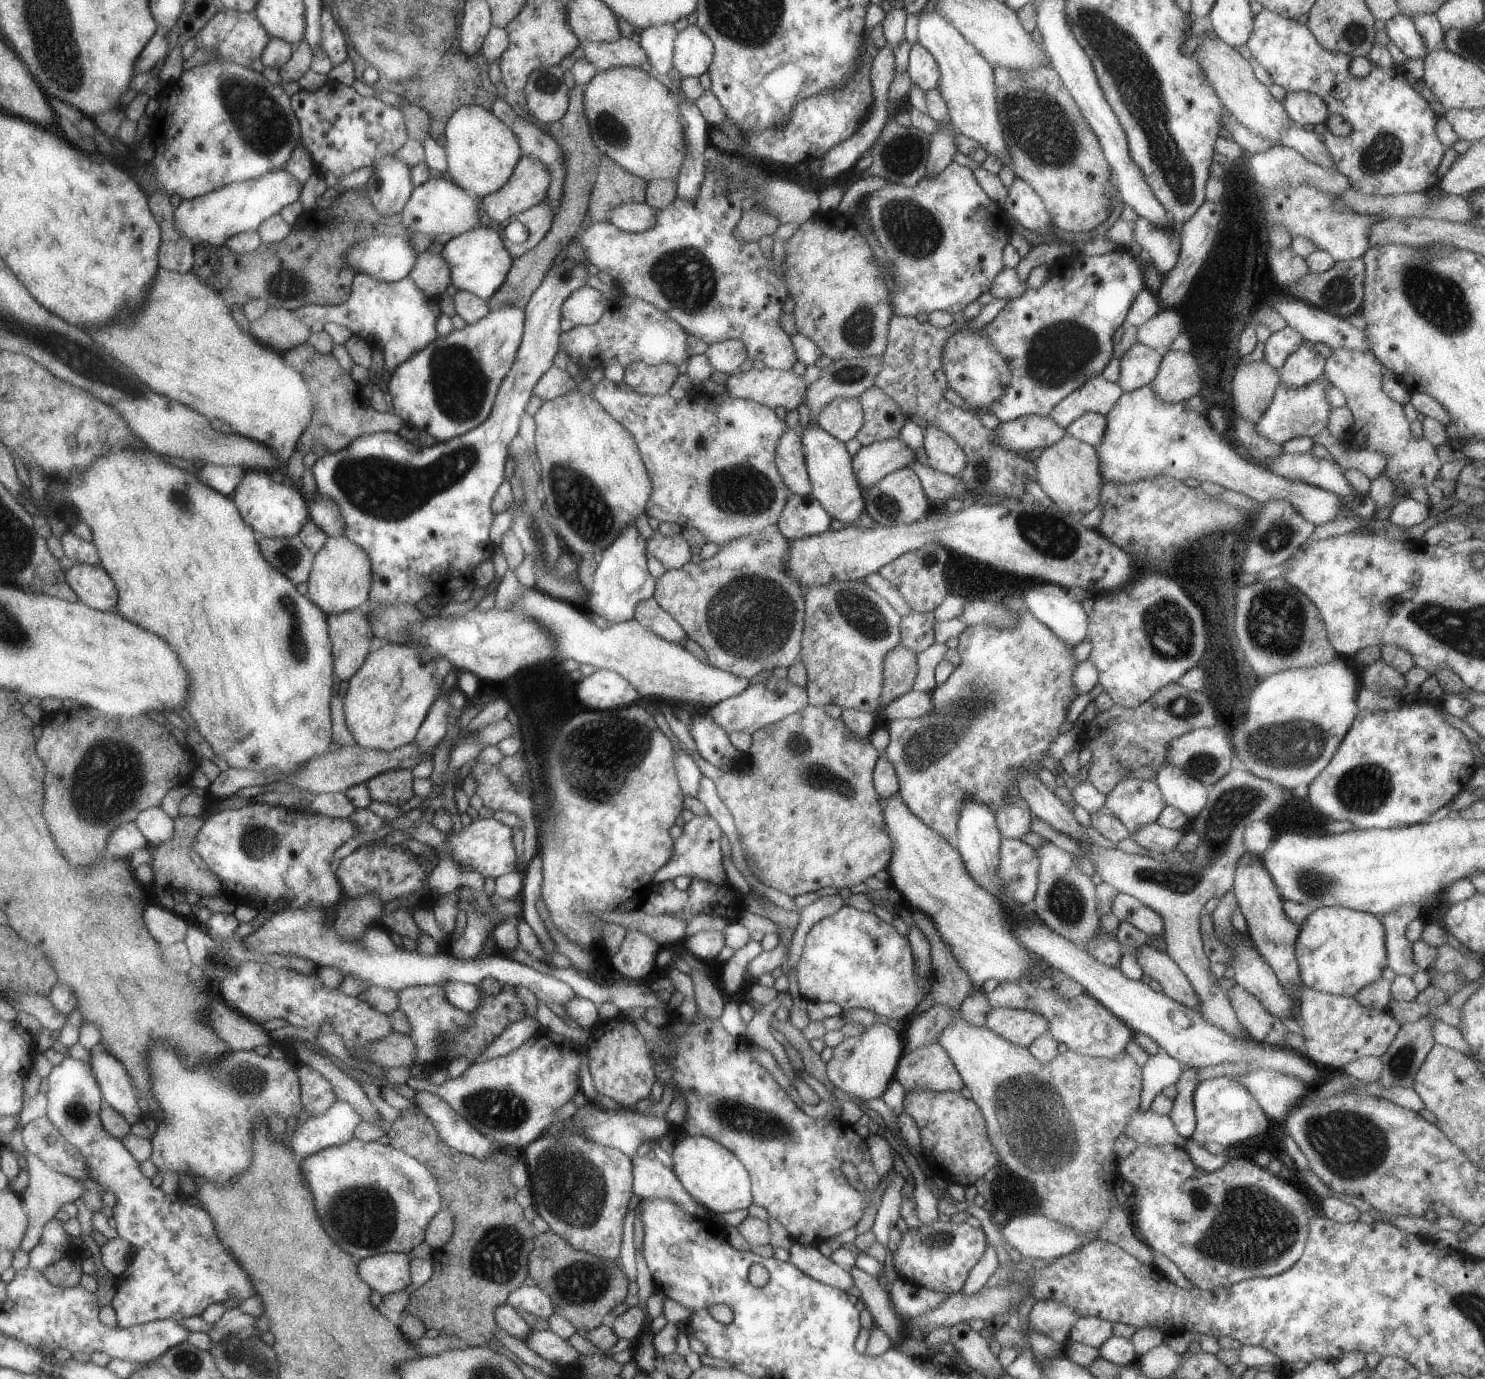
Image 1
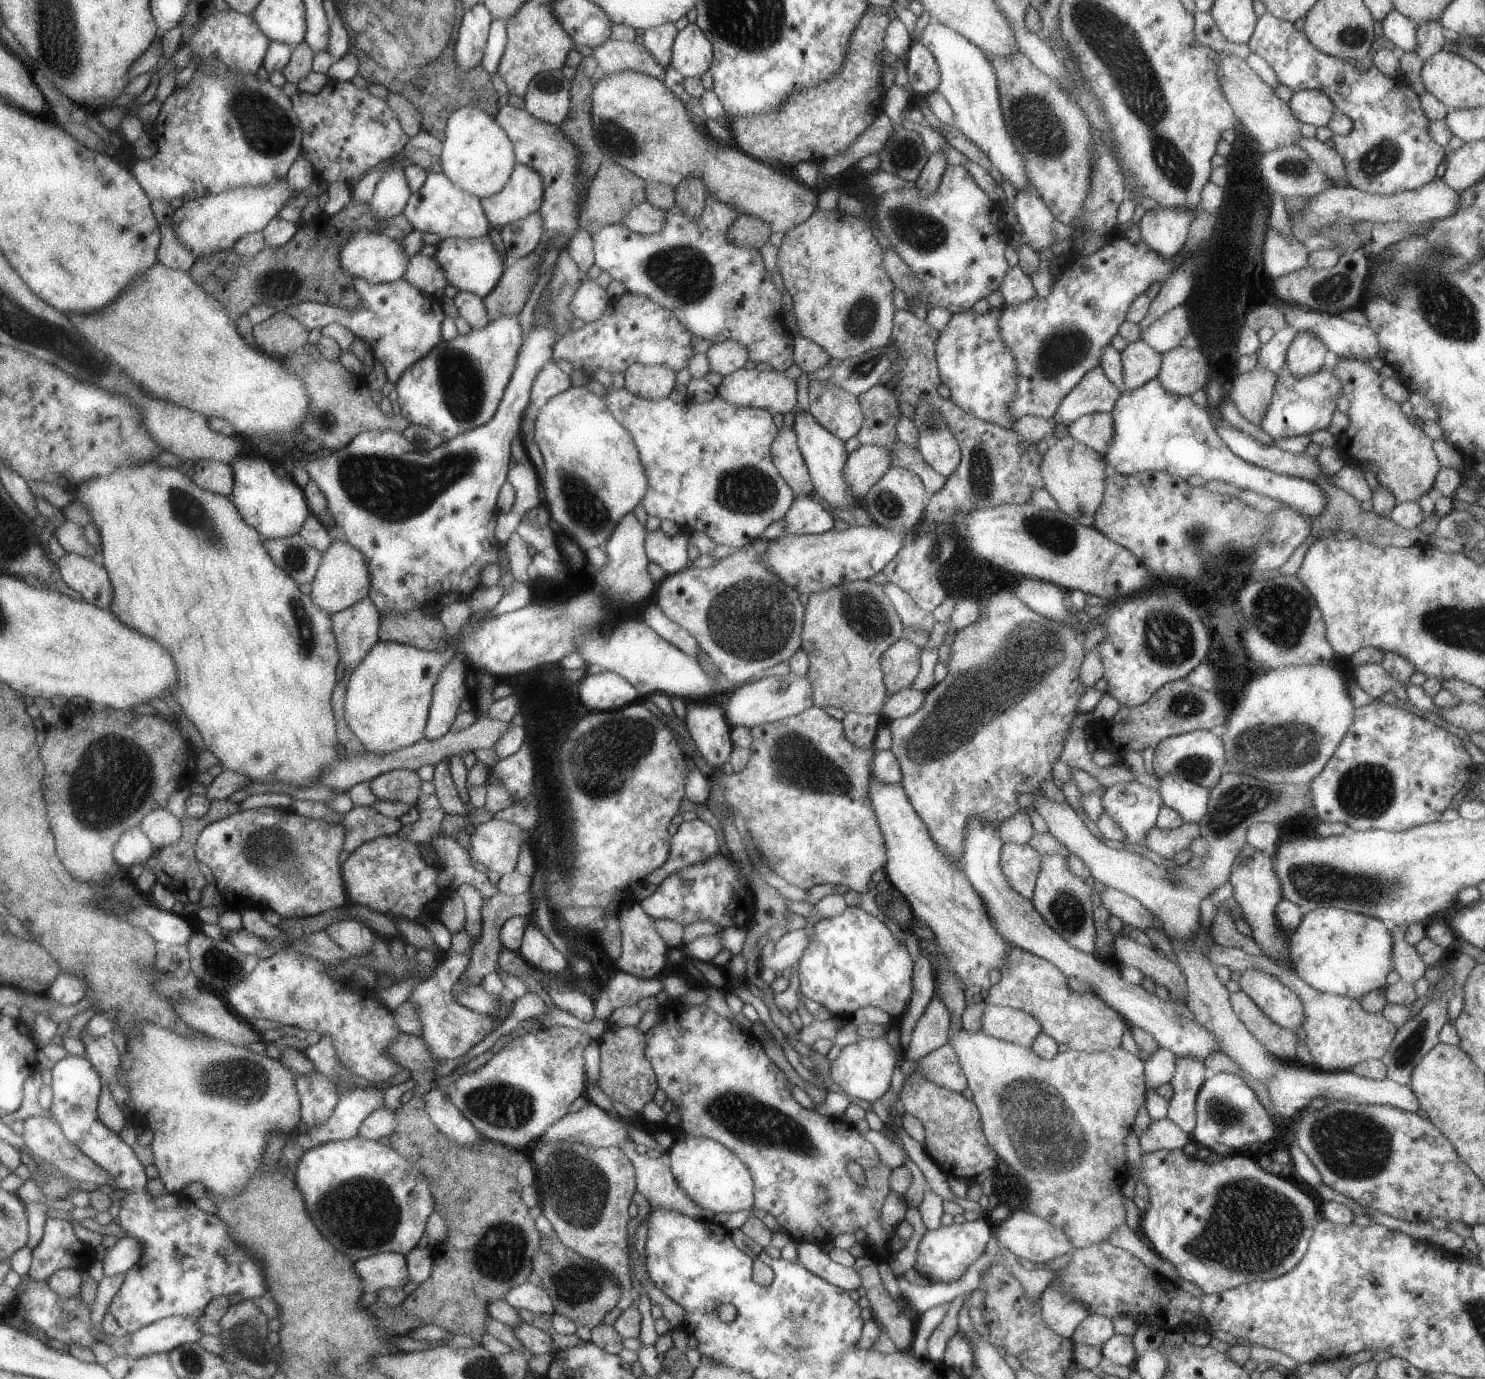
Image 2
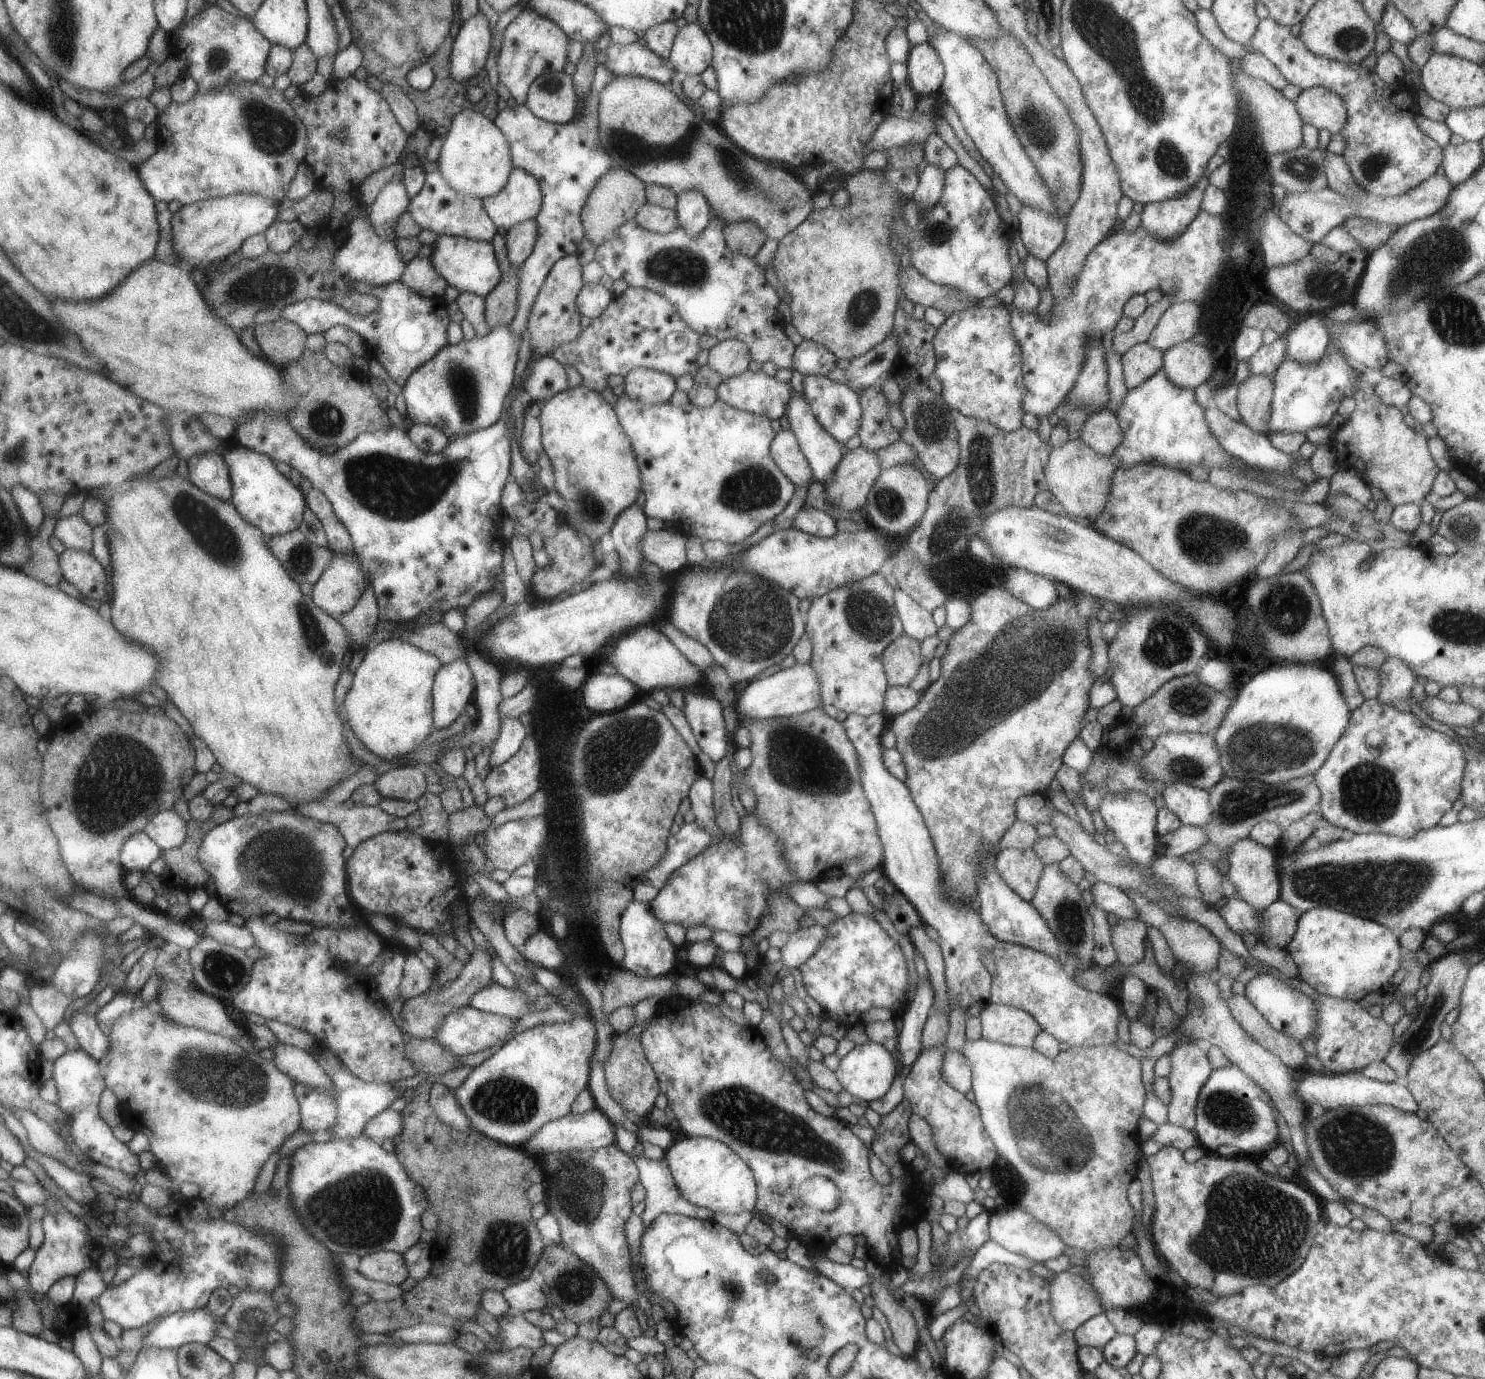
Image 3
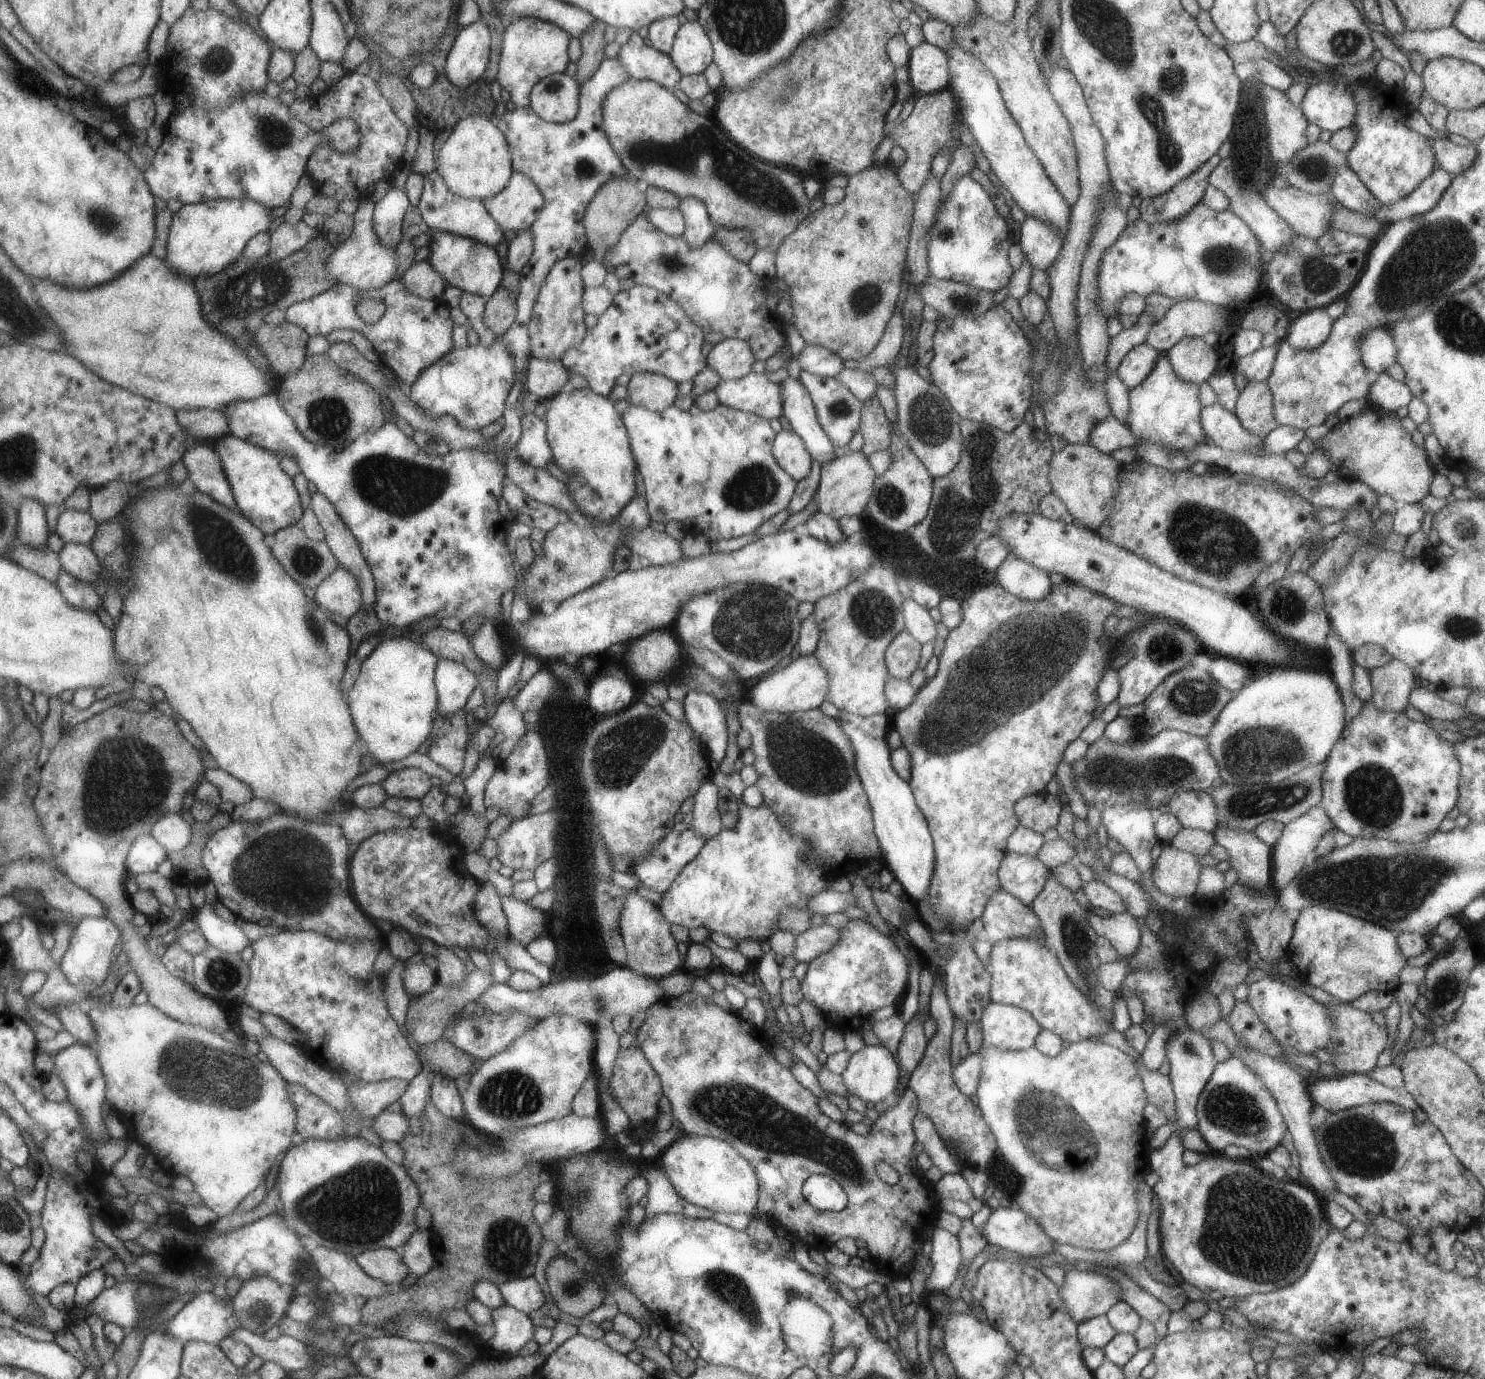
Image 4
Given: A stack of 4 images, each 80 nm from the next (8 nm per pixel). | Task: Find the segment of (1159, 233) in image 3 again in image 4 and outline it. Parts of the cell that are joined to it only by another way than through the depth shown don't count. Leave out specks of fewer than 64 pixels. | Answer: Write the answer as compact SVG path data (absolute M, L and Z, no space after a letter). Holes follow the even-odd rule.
M1218 153L1213 154L1189 177L1170 187L1164 194L1143 198L1139 207L1141 217L1147 223L1155 223L1173 221L1189 213L1203 199L1209 176L1221 159Z

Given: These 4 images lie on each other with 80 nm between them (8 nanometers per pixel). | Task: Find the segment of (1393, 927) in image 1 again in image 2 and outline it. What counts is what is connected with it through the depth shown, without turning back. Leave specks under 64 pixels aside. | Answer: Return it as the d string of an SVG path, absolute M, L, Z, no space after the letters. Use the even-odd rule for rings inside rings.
M1396 930L1393 941L1393 968L1400 974L1402 981L1415 986L1416 981L1423 978L1428 966L1416 947L1406 942L1404 933Z

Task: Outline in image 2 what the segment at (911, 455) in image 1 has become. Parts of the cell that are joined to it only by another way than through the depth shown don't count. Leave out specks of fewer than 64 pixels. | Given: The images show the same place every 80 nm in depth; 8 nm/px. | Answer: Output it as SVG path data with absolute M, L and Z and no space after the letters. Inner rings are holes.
M861 444L854 452L849 453L843 473L855 500L862 505L865 495L890 466L889 446Z

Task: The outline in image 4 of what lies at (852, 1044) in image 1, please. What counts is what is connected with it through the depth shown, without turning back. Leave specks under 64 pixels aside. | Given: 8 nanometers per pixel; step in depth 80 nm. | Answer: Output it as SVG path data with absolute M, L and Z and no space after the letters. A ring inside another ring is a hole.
M867 1045L851 1054L847 1069L841 1074L850 1095L866 1102L880 1102L897 1090L900 1079L898 1061L884 1045Z

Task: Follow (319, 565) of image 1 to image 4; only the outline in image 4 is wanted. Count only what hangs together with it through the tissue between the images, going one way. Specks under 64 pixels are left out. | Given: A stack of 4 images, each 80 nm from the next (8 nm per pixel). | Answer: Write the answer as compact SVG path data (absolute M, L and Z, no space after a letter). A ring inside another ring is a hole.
M342 566L317 586L314 600L330 613L338 613L346 618L354 616L363 606L358 580Z

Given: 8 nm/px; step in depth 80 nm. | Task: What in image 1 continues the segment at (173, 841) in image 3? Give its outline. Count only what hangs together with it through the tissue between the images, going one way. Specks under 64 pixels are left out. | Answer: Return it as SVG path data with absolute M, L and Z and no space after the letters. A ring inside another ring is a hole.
M161 807L143 810L136 817L135 823L146 837L151 849L172 840L175 833L175 819L171 818Z

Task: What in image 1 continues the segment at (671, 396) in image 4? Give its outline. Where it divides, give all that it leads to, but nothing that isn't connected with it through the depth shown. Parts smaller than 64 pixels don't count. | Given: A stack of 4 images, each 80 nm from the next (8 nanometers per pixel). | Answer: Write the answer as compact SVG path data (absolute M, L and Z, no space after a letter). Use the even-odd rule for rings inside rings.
M636 361L625 366L623 381L640 394L662 396L668 394L679 375L678 366L675 364L649 365Z

